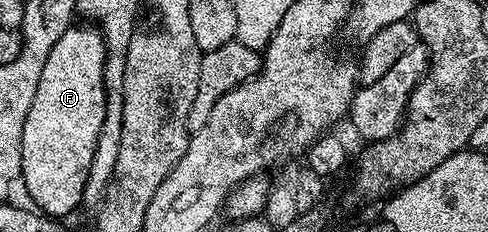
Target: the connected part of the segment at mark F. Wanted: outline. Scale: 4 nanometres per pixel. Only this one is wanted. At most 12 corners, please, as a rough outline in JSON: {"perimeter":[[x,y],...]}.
{"perimeter":[[103,33],[53,44],[21,136],[42,213],[80,209],[105,124]]}

